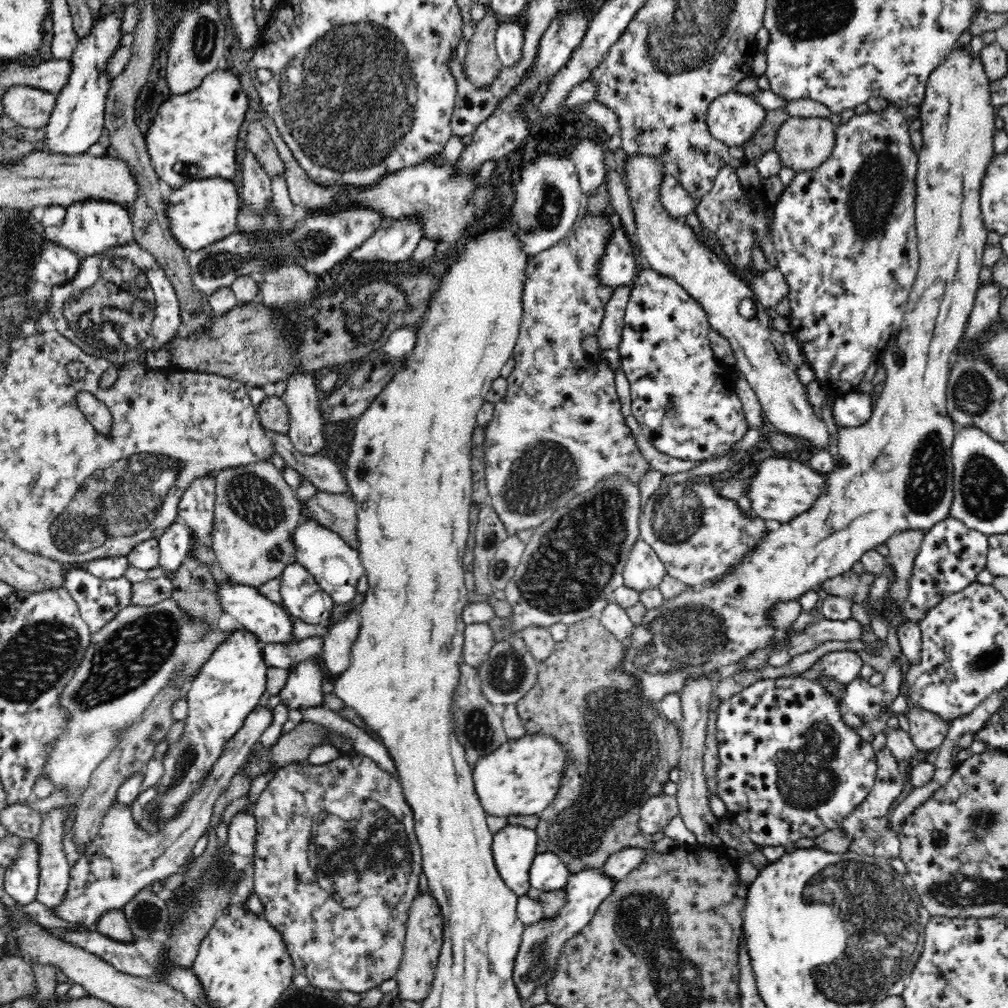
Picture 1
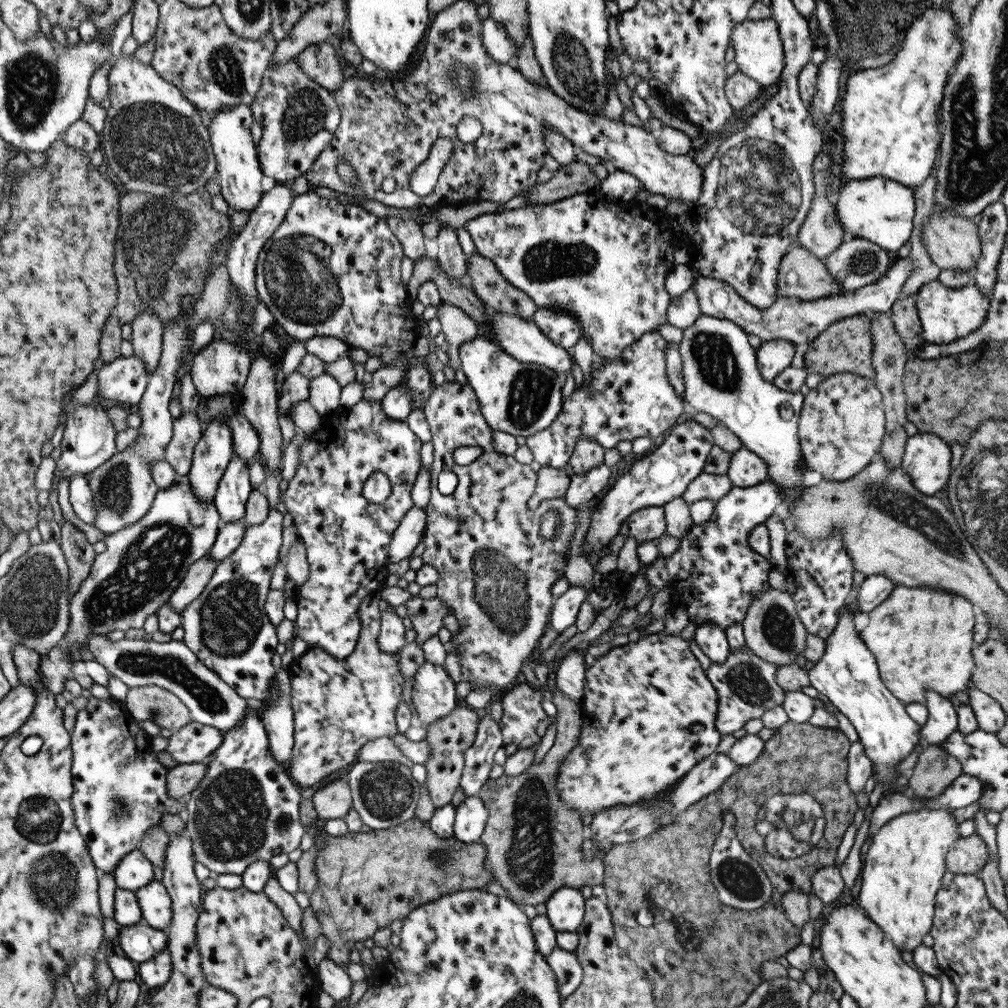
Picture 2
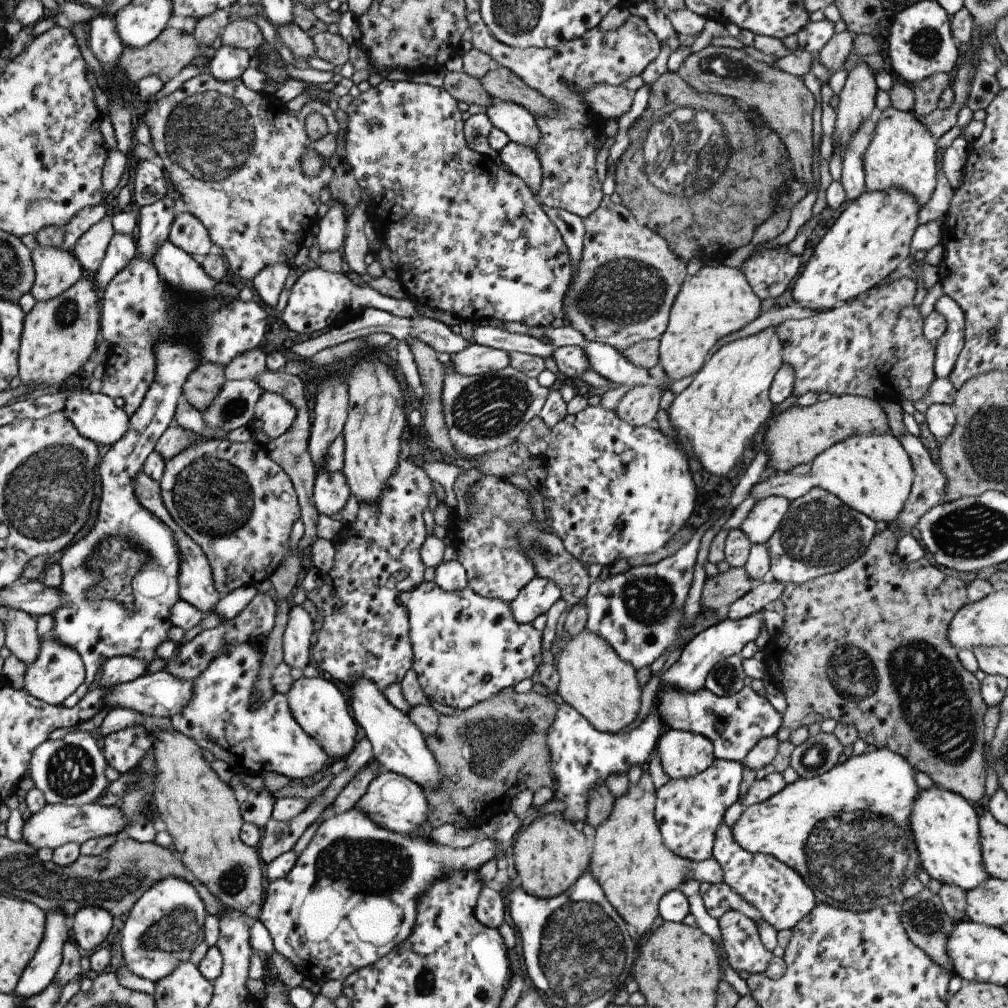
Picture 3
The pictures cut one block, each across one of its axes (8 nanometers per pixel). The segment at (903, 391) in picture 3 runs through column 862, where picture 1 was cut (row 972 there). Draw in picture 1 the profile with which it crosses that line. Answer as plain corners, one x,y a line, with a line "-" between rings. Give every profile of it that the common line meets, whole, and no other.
355,752
340,755
331,762
308,765
307,761
292,763
277,770
267,787
261,792
251,812
256,819
256,842
253,854
254,890
263,906
263,916
282,934
287,953
292,959
295,972
308,978
309,984
320,990
366,992
380,987
384,980
396,976
404,954
406,925
412,901
420,893
418,876
423,872
421,846
414,830
414,811
408,805
402,785
389,772
382,770
371,758
360,757

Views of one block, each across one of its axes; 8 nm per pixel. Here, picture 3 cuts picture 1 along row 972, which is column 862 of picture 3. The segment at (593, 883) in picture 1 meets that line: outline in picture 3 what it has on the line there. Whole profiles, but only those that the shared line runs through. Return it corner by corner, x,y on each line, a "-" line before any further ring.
820,487
812,488
804,496
790,501
778,530
765,544
771,560
770,577
785,585
802,584
852,564
872,542
875,523
835,494

